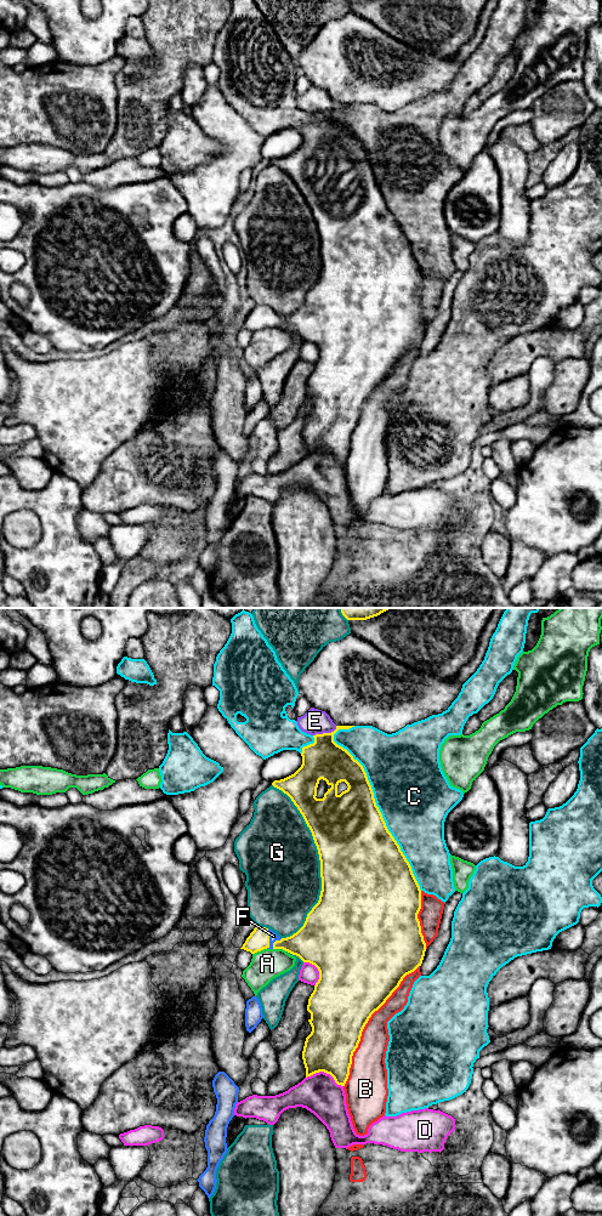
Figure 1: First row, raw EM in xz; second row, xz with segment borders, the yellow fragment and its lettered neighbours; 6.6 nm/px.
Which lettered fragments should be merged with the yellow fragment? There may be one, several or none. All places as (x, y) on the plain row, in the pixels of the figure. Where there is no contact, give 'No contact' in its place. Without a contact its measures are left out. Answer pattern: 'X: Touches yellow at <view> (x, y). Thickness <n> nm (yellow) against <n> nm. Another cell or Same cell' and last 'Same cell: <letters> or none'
A: Touches yellow at xz (259, 329). Thickness 140 nm (yellow) against 200 nm. Another cell
B: Touches yellow at xz (365, 402). Thickness 440 nm (yellow) against 220 nm. Another cell
C: Touches yellow at xz (378, 187). Thickness 480 nm (yellow) against 480 nm. Another cell
D: Touches yellow at xz (325, 450). Thickness 320 nm (yellow) against 260 nm. Another cell
E: Touches yellow at xz (325, 112). Thickness 260 nm (yellow) against 170 nm. Another cell
F: Touches yellow at xz (268, 317). Thickness 140 nm (yellow) against 60 nm. Same cell
G: Touches yellow at xz (321, 240). Thickness 500 nm (yellow) against 480 nm. Another cell
Same cell: F

